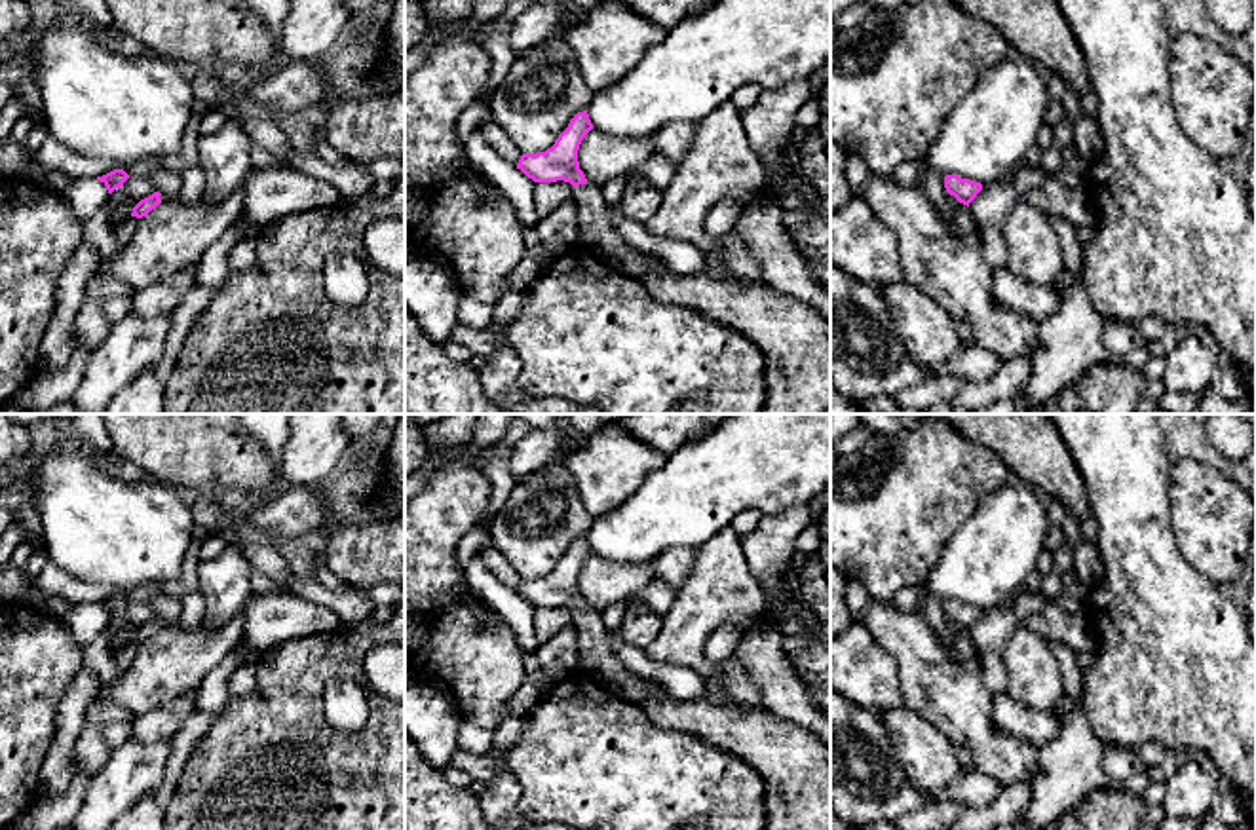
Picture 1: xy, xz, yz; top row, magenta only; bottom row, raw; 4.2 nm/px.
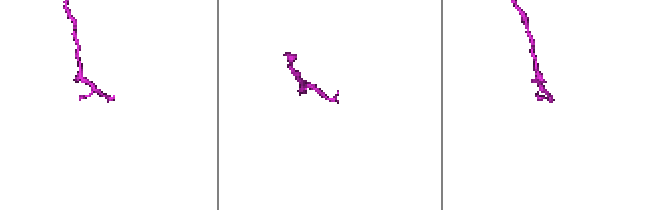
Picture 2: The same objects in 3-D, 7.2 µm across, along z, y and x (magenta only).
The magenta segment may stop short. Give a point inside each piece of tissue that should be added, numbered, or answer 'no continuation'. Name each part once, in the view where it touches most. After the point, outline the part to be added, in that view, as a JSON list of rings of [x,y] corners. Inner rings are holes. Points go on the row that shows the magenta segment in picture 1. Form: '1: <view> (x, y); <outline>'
1: xz (597, 232); [[[585,182],[574,188],[572,199],[578,207],[578,247],[600,256],[616,274],[642,281],[654,266],[665,266],[652,253],[633,249],[616,230],[602,190]]]

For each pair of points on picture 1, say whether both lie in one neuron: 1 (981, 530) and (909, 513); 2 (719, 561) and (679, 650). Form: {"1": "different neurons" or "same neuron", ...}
{"1": "different neurons", "2": "same neuron"}

